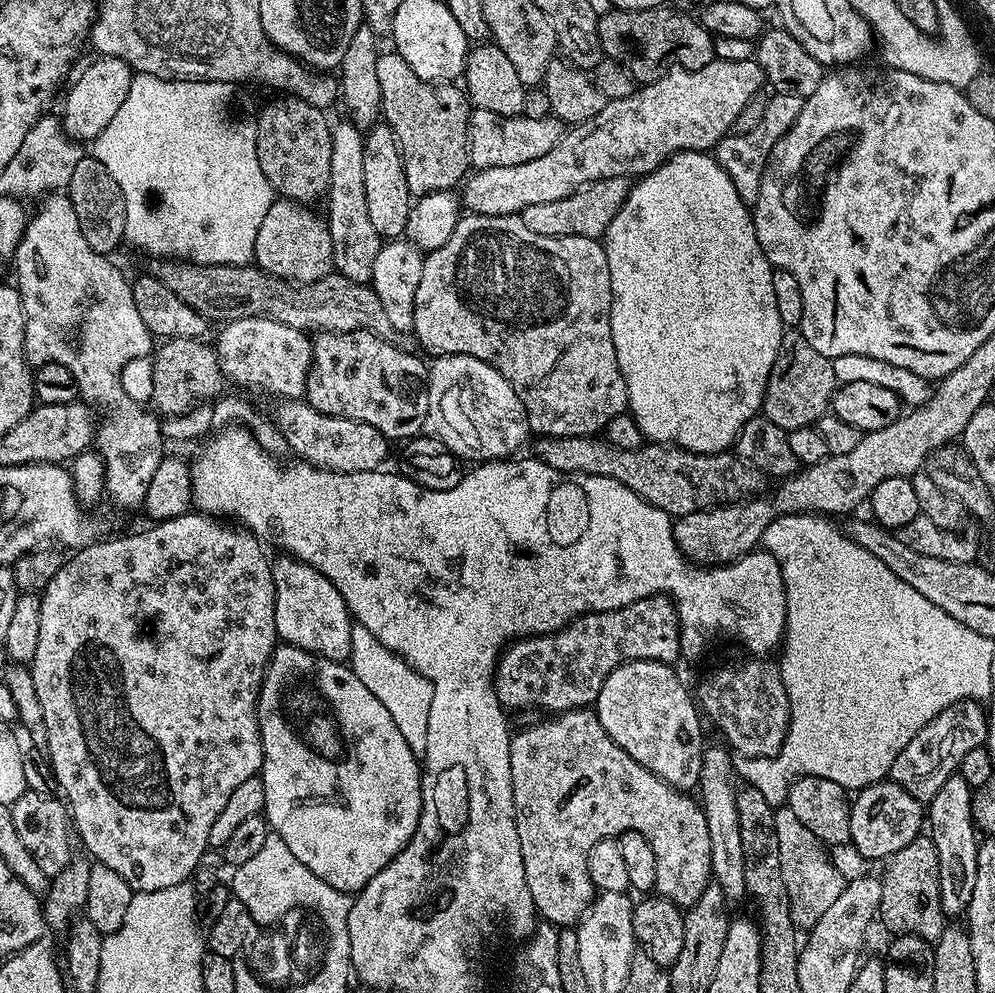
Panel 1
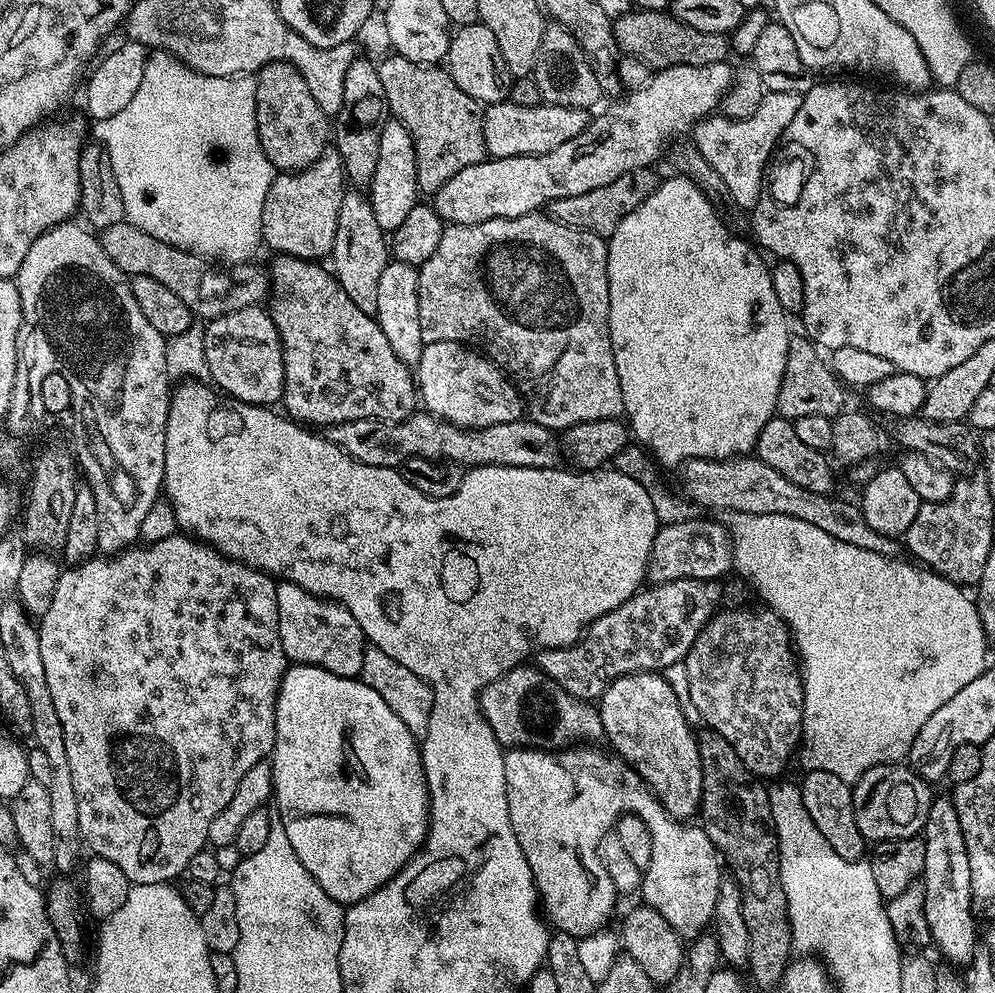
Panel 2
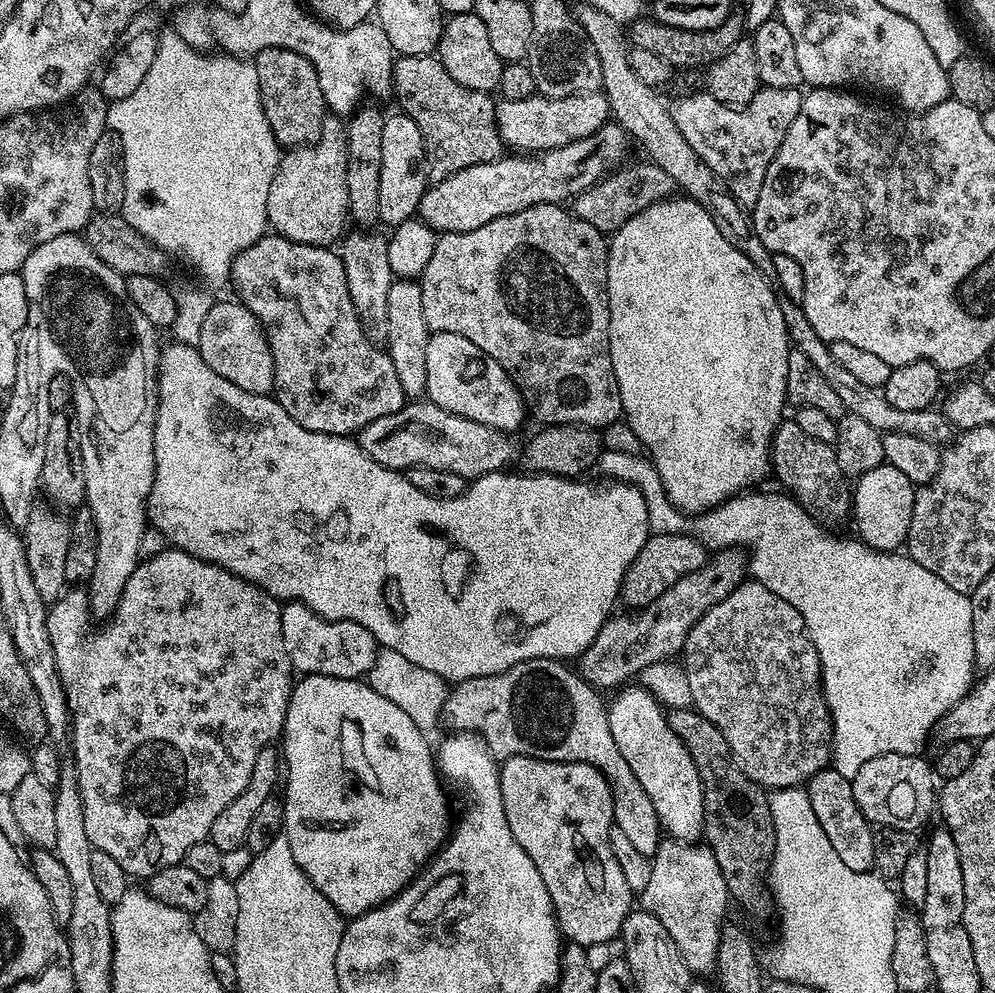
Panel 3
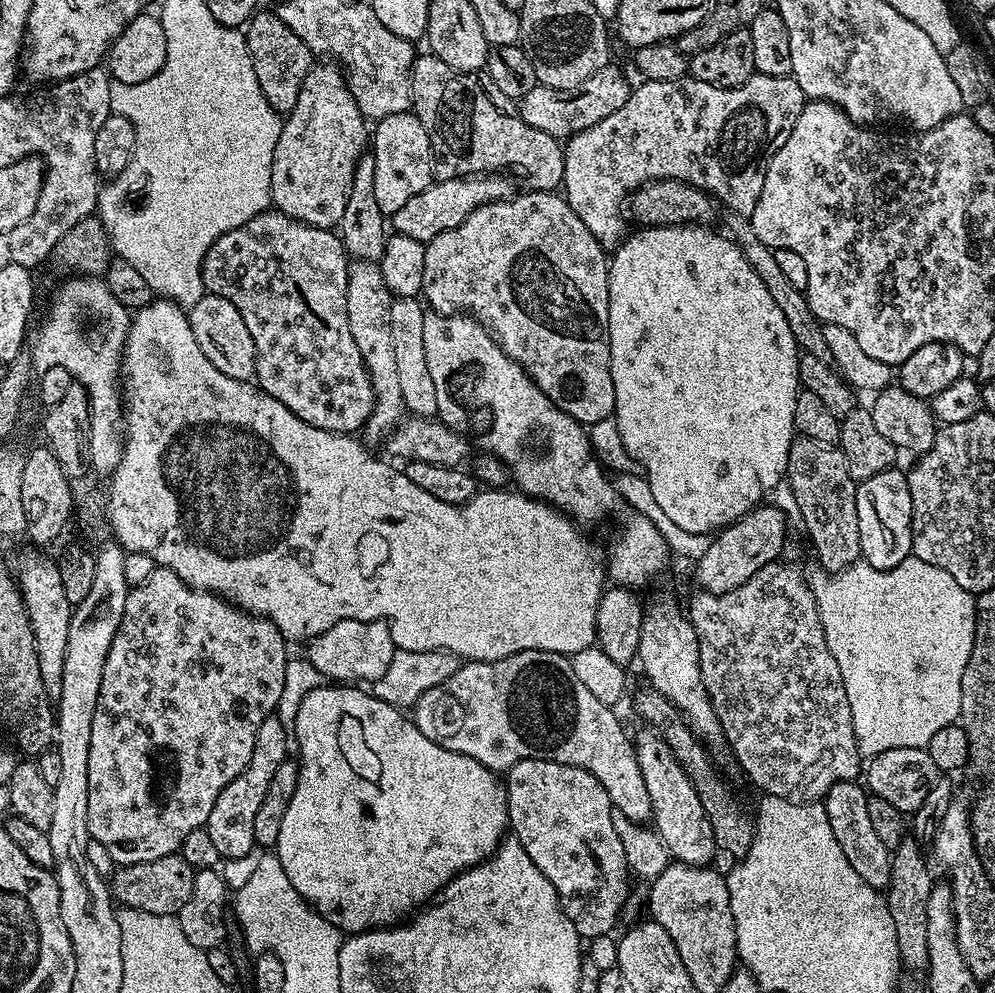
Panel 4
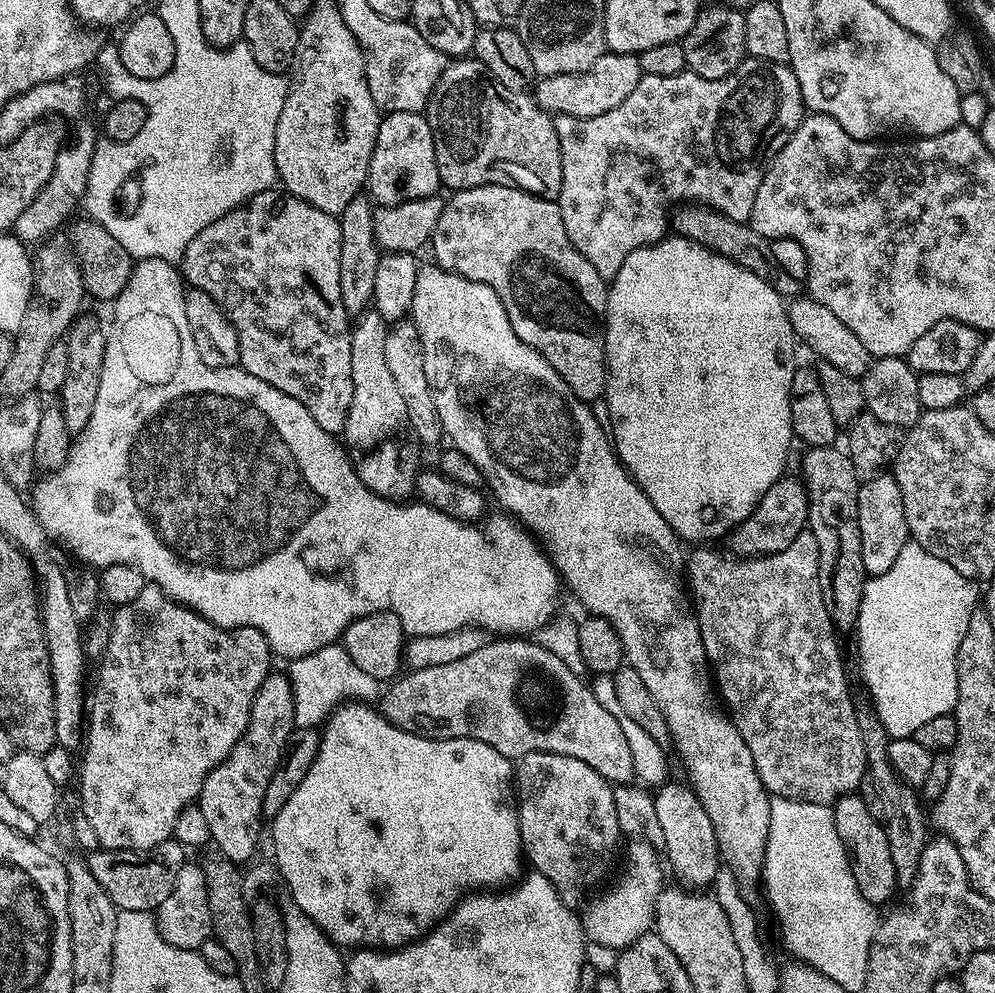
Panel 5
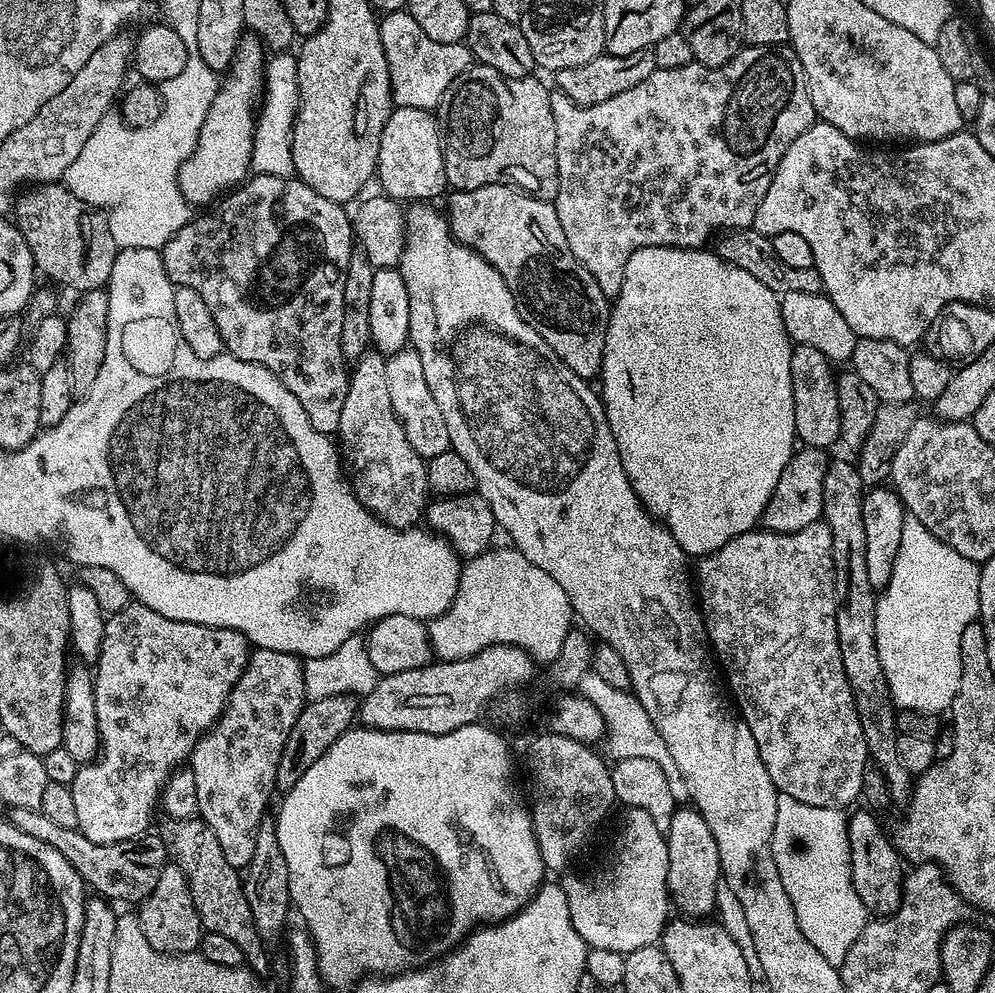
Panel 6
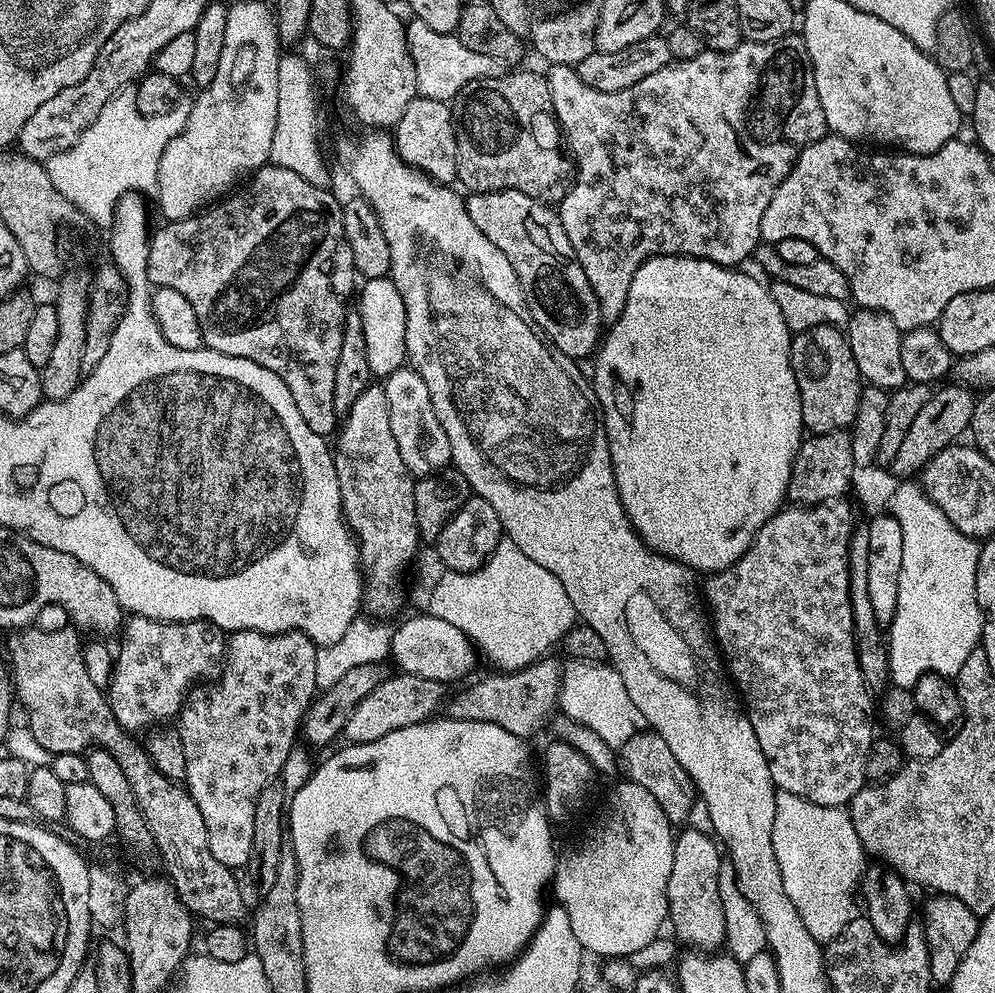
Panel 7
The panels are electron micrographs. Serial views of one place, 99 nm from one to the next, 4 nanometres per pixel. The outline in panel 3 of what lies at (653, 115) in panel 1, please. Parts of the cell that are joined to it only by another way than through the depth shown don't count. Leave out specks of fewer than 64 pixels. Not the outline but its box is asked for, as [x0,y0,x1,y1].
[419,122,630,234]

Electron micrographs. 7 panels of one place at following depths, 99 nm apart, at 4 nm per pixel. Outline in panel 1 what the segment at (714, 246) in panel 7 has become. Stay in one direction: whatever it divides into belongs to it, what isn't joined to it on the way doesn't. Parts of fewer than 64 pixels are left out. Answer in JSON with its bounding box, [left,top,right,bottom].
[714,92,804,206]

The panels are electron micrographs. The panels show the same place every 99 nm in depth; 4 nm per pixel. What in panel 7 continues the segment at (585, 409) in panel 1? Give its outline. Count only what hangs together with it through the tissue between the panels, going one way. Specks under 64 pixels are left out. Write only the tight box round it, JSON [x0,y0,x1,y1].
[464,190,602,362]

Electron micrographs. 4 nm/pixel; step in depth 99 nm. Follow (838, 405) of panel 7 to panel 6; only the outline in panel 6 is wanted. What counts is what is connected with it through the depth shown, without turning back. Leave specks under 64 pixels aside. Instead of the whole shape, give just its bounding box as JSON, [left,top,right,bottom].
[790,344,840,450]

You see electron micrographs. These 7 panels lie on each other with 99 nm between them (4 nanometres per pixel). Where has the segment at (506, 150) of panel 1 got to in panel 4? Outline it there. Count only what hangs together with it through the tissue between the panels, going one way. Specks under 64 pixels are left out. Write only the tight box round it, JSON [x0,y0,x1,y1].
[518,66,630,138]

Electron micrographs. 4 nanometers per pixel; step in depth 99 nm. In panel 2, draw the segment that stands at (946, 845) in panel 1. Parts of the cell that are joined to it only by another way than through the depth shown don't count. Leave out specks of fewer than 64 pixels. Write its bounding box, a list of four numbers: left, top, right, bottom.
[922,795,978,965]

